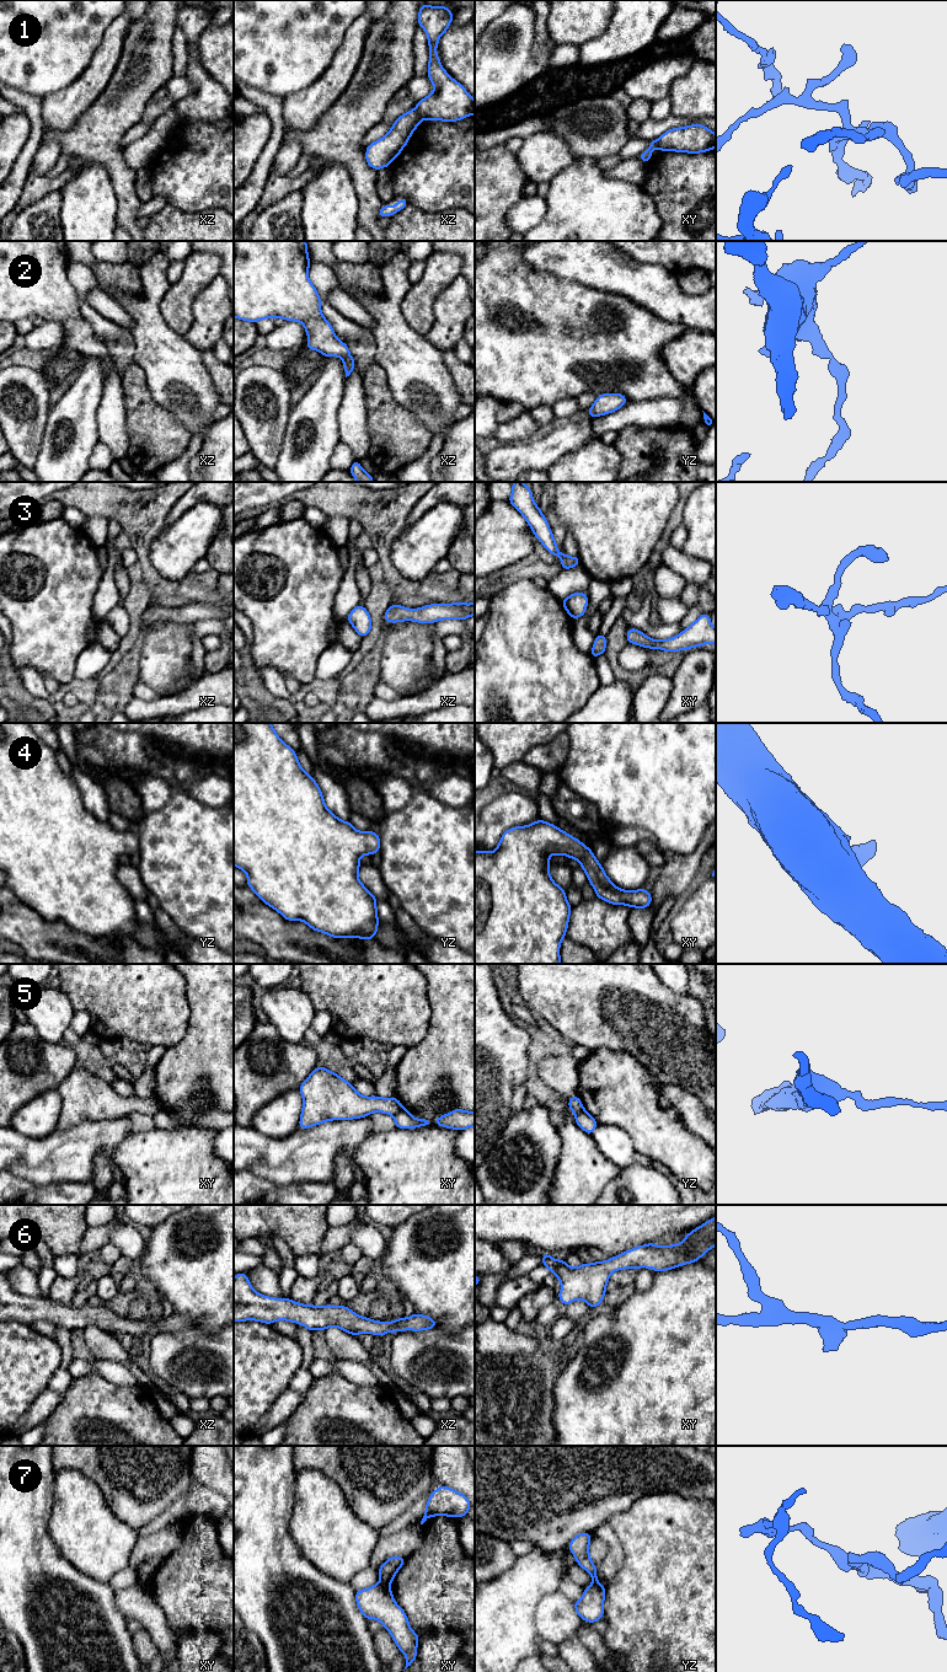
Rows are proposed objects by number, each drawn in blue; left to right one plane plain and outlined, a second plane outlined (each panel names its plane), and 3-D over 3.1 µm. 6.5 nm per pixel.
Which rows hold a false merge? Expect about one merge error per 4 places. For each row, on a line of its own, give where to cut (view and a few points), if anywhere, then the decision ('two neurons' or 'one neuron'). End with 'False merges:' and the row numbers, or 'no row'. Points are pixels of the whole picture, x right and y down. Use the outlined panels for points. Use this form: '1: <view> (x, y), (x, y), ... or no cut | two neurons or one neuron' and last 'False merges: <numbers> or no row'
1: xz (415, 110), (422, 118) | two neurons
2: no cut | one neuron
3: no cut | one neuron
4: no cut | one neuron
5: xy (404, 1108), (394, 1115) | two neurons
6: no cut | one neuron
7: xy (380, 1581), (389, 1586) | two neurons
False merges: 1, 5, 7

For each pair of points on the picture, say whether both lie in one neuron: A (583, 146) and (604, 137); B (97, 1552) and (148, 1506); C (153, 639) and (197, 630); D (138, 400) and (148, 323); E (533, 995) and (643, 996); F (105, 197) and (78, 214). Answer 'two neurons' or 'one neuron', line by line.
A: one neuron
B: two neurons
C: one neuron
D: two neurons
E: one neuron
F: one neuron

